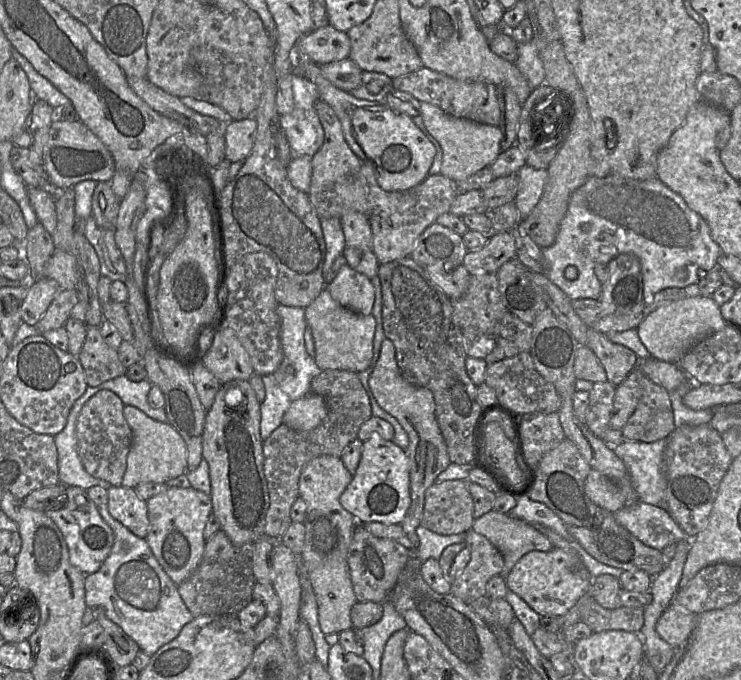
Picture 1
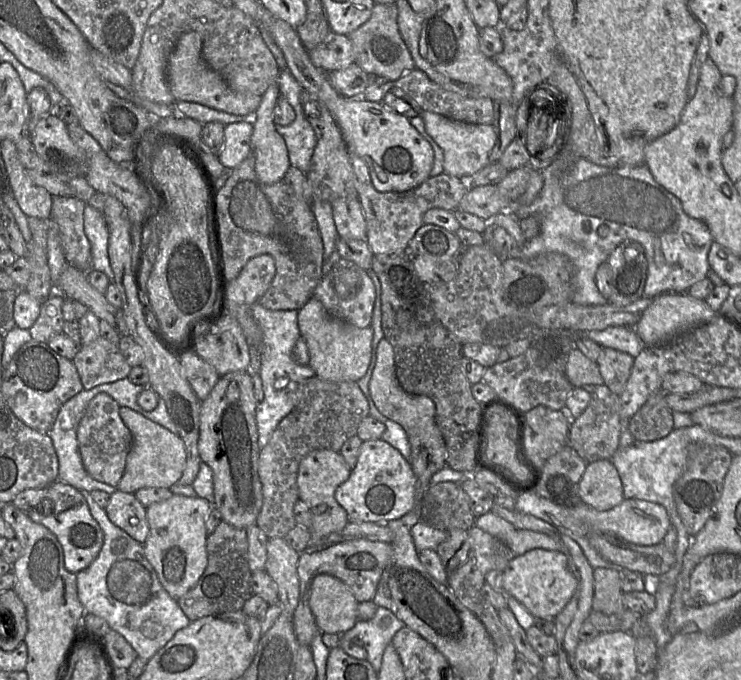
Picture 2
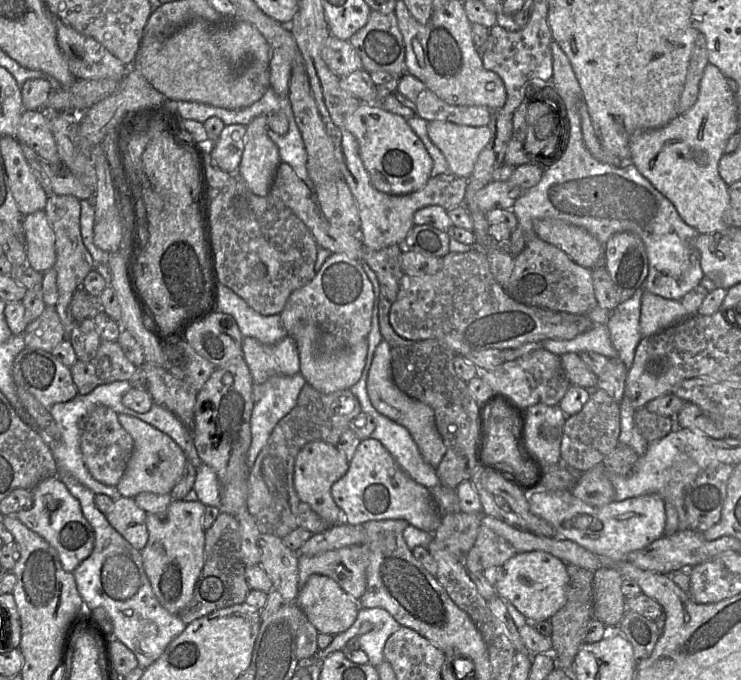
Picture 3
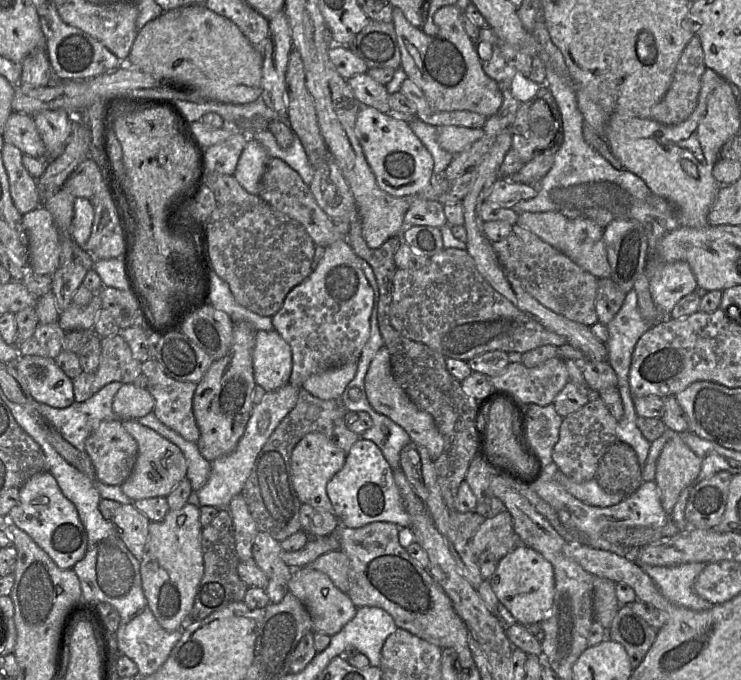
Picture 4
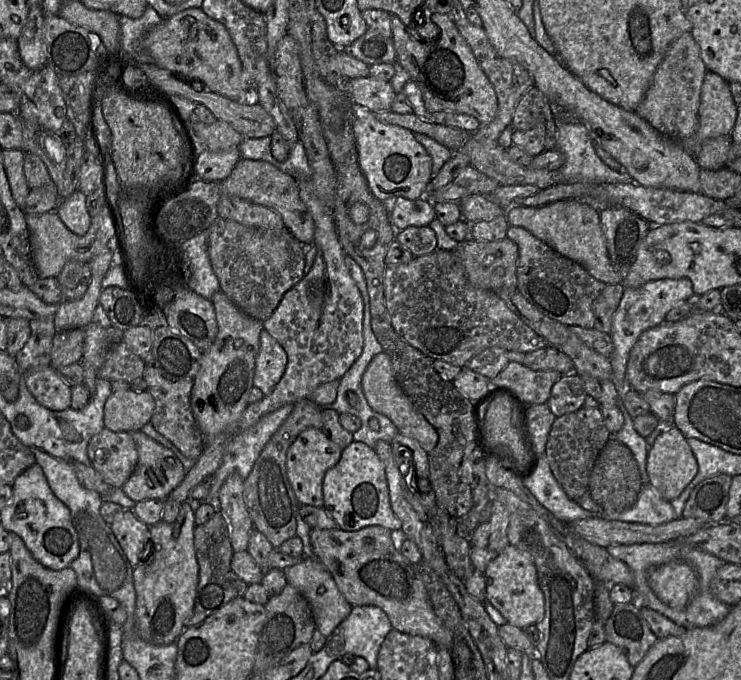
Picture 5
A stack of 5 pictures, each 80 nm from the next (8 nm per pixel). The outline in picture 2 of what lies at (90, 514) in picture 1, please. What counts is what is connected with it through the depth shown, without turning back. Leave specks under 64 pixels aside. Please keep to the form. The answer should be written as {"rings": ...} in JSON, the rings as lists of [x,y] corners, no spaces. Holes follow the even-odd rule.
{"rings":[[[56,480],[47,487],[46,499],[49,499],[53,502],[53,507],[54,502],[60,499],[62,496],[73,497],[76,500],[76,505],[58,514],[51,514],[51,512],[45,508],[45,504],[41,502],[36,509],[30,510],[26,513],[32,521],[45,526],[57,537],[58,541],[60,542],[63,548],[64,564],[66,570],[71,573],[78,573],[81,570],[86,569],[98,556],[104,543],[104,533],[97,521],[91,515],[87,501],[80,490],[60,480]]]}

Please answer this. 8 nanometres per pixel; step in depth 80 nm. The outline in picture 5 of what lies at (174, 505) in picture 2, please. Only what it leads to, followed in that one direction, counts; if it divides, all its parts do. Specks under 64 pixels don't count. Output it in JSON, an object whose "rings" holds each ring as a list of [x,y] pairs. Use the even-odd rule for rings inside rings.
{"rings":[[[184,502],[175,522],[165,523],[161,520],[149,528],[149,542],[141,555],[141,562],[133,568],[136,591],[134,624],[139,637],[147,643],[168,645],[177,641],[185,629],[185,622],[193,613],[199,579],[199,565],[194,547],[195,527],[195,511],[188,502]]]}

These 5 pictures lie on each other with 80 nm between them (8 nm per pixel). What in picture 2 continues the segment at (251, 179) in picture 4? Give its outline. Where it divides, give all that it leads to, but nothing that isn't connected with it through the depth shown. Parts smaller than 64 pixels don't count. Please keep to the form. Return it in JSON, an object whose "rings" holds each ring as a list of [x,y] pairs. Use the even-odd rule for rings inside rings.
{"rings":[[[275,81],[261,97],[251,119],[251,153],[255,158],[255,172],[265,184],[282,180],[291,166],[284,138],[276,131],[273,121],[273,109],[279,95],[279,85]]]}

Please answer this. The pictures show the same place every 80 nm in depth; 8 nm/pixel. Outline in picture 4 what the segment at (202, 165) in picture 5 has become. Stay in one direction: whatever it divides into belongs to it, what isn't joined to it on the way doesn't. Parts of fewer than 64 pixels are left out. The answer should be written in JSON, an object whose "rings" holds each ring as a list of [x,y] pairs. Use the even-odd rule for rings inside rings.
{"rings":[[[235,131],[223,142],[206,148],[207,171],[233,175],[248,138],[245,133]]]}

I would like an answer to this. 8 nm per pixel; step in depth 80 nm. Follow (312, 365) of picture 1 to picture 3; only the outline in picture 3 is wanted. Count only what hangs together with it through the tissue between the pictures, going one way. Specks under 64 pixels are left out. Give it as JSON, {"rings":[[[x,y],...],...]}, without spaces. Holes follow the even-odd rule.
{"rings":[[[222,283],[218,285],[217,311],[231,315],[244,338],[252,337],[270,345],[288,335],[279,314],[268,316],[259,314]],[[296,373],[292,376],[275,375],[261,384],[261,399],[254,404],[250,419],[251,445],[247,453],[247,464],[250,469],[276,424],[294,408],[305,383],[301,373]]]}

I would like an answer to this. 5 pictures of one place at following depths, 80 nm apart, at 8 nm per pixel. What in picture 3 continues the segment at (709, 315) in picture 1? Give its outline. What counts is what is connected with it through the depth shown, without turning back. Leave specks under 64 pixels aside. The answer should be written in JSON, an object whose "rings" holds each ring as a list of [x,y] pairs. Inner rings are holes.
{"rings":[[[643,291],[639,324],[641,336],[657,334],[691,315],[680,300],[665,299]]]}

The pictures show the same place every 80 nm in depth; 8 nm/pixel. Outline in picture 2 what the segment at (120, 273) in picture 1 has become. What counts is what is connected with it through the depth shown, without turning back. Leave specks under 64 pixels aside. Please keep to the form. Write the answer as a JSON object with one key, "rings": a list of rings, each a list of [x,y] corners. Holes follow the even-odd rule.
{"rings":[[[86,203],[84,208],[84,232],[91,246],[92,269],[106,274],[113,281],[109,261],[109,228],[103,214]]]}

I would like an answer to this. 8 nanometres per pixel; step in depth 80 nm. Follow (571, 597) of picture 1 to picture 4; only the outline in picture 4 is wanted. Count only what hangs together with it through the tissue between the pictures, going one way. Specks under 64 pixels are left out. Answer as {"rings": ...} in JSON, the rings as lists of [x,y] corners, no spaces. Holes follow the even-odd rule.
{"rings":[[[519,544],[500,559],[488,581],[498,601],[512,614],[516,623],[529,626],[542,622],[552,608],[555,591],[553,566],[527,546]]]}

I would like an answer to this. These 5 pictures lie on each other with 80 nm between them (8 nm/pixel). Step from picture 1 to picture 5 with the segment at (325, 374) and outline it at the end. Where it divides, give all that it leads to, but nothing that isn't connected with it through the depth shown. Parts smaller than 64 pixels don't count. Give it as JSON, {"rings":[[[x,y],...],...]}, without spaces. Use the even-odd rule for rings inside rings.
{"rings":[[[311,398],[299,400],[293,410],[261,451],[244,479],[244,501],[254,528],[263,533],[275,549],[296,535],[300,503],[287,475],[286,454],[298,435],[308,428],[322,429],[322,408]]]}

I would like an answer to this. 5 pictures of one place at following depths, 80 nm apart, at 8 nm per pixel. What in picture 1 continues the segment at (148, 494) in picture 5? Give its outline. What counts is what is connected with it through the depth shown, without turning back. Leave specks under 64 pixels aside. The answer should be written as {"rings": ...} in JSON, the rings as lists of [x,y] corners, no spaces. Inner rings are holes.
{"rings":[[[132,405],[124,406],[123,415],[132,431],[132,443],[127,455],[122,486],[135,488],[146,482],[167,483],[187,472],[187,446],[169,423],[154,420]]]}

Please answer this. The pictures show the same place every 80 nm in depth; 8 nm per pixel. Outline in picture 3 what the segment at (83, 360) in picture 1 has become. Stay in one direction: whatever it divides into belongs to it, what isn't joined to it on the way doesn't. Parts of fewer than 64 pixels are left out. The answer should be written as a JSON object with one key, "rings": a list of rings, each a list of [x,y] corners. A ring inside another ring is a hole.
{"rings":[[[101,340],[93,359],[77,359],[70,369],[78,394],[86,395],[100,385],[129,380],[137,367],[127,359],[117,341]]]}

